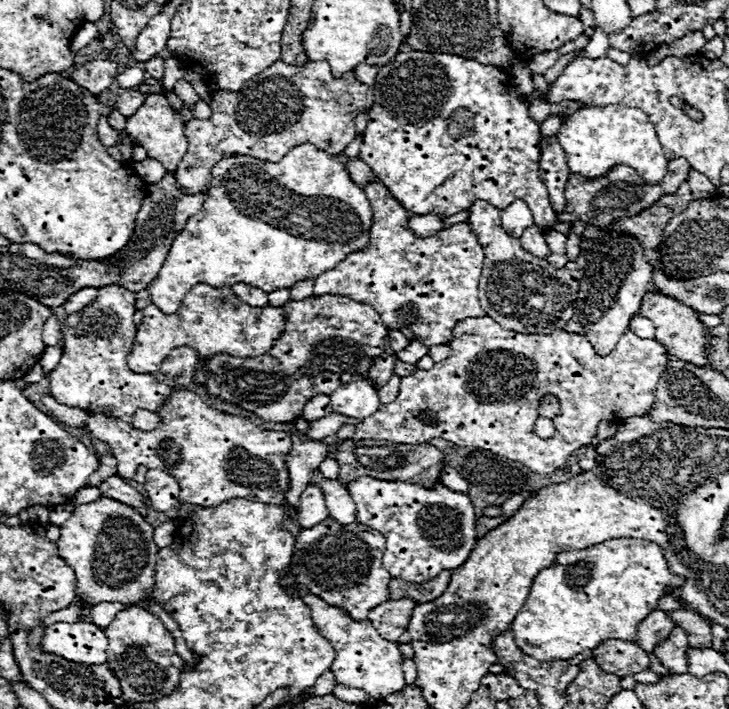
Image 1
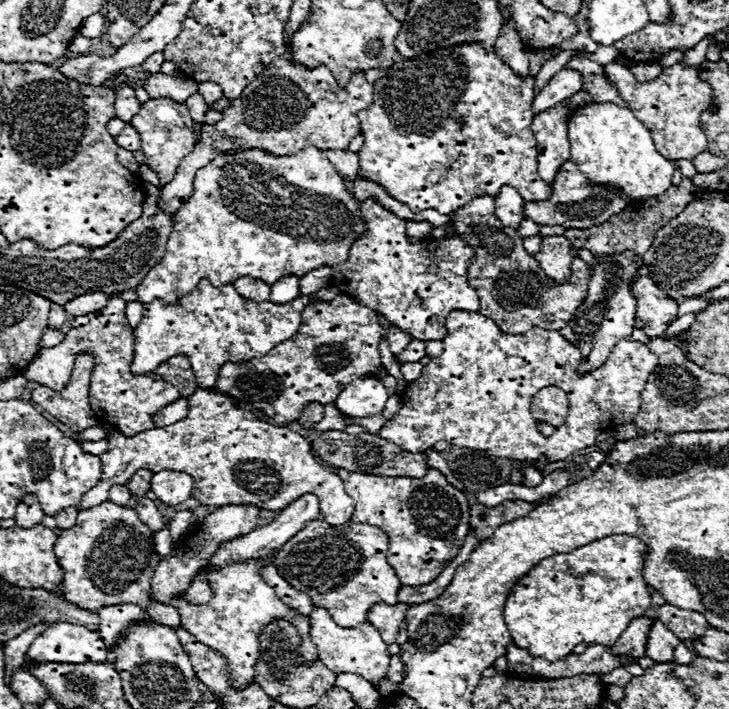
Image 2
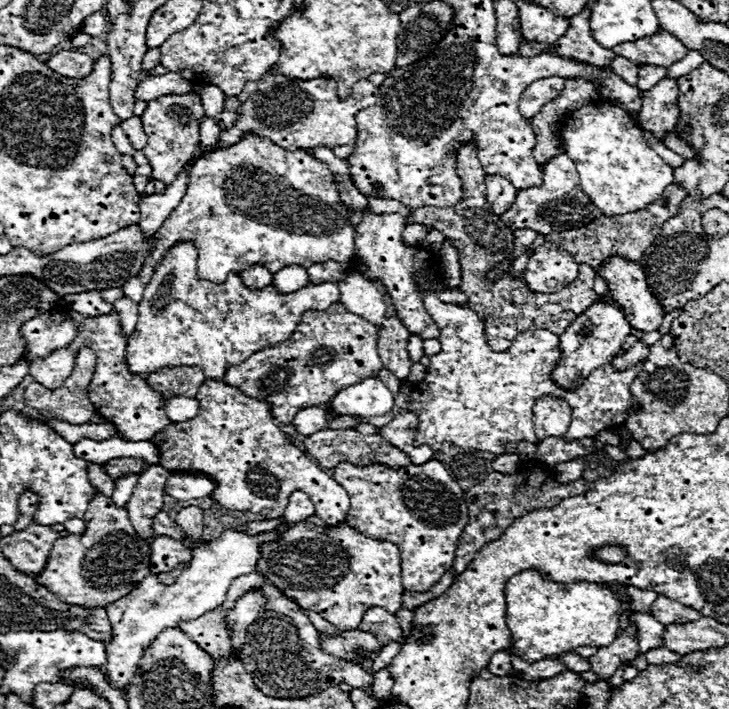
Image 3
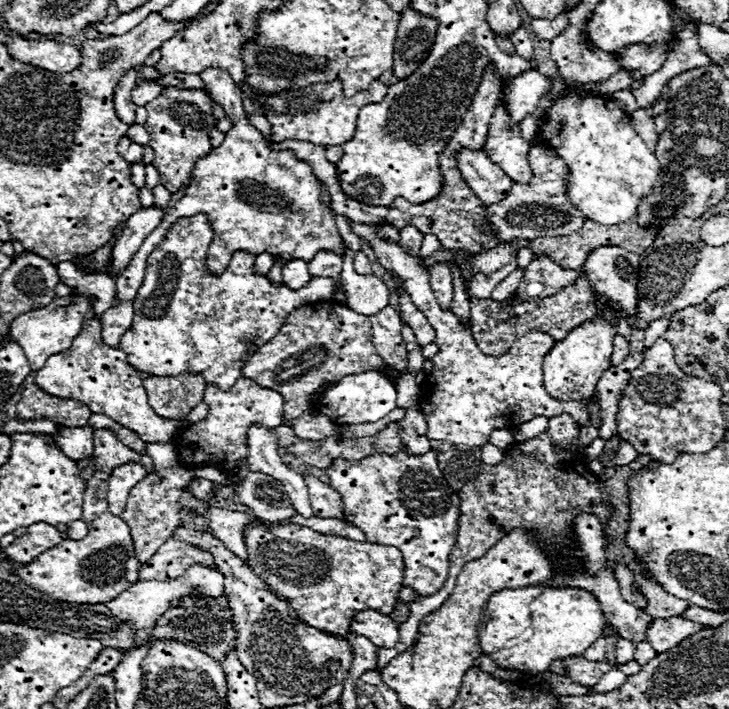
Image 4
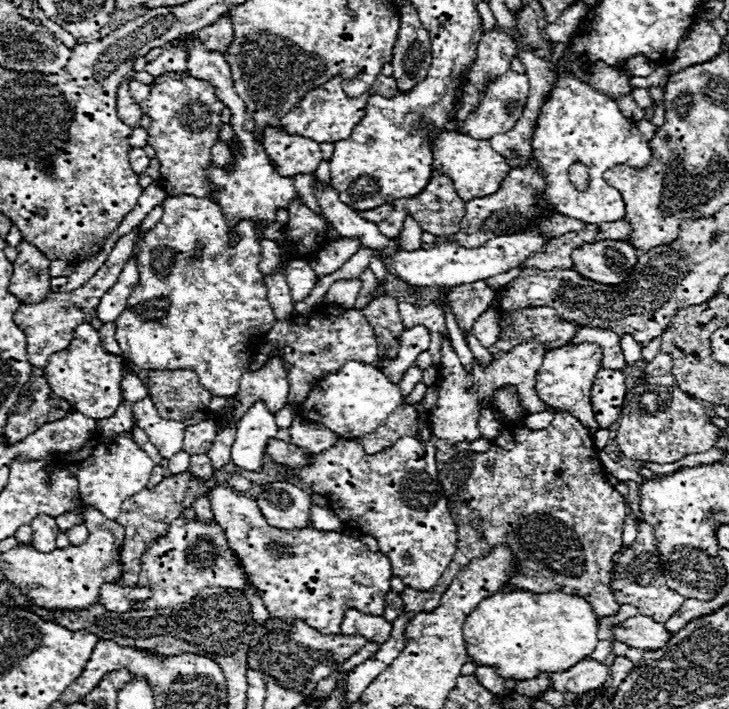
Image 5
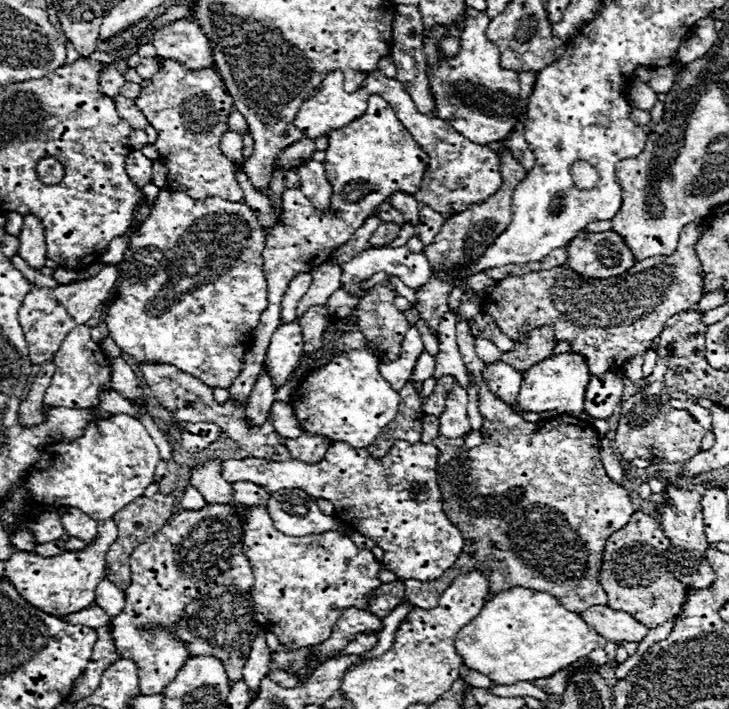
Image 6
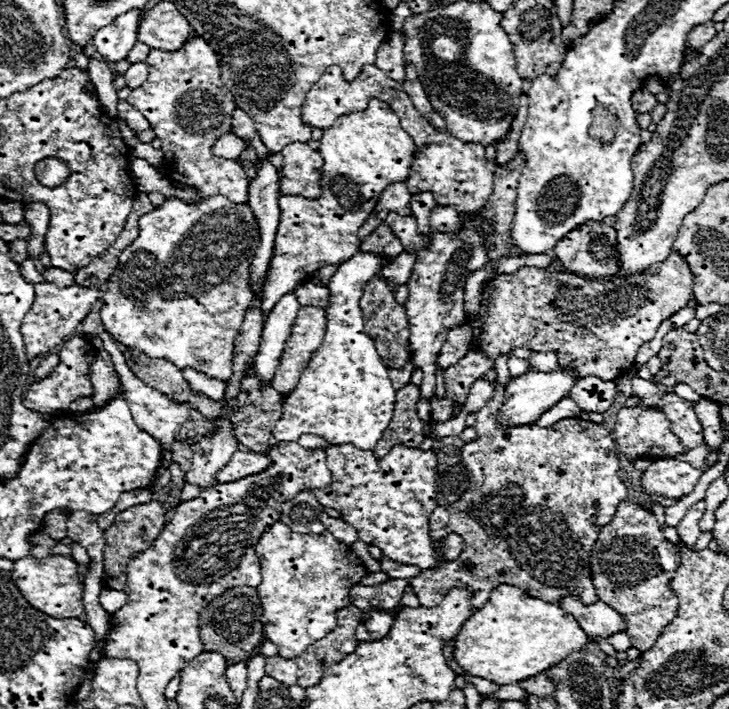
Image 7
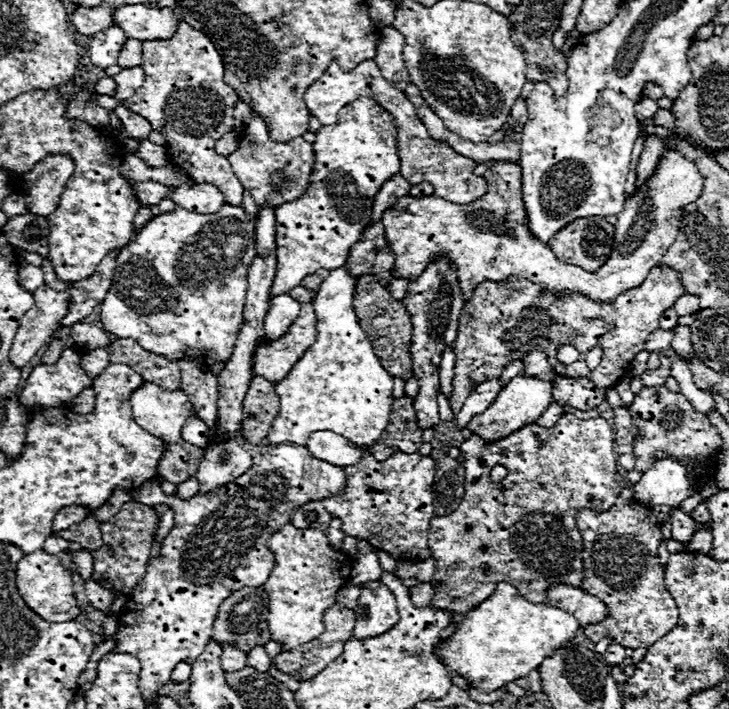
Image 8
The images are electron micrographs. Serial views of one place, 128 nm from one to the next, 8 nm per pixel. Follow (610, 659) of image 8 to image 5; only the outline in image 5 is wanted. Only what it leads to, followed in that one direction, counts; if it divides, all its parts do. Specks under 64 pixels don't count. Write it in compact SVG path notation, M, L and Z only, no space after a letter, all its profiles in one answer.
M530 590L496 592L466 618L466 650L478 666L492 666L502 678L530 680L542 672L564 672L598 644L596 614L582 596L564 592L534 594Z

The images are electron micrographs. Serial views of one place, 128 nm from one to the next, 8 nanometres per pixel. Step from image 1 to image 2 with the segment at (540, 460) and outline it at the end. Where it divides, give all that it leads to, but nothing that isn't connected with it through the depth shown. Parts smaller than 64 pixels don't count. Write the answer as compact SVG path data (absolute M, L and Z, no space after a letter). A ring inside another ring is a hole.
M454 310L446 318L446 338L442 342L444 342L444 354L440 358L430 360L430 364L422 368L422 376L406 384L402 392L400 412L392 420L386 420L378 432L380 438L398 444L402 450L424 452L432 448L438 440L446 440L454 446L484 450L494 456L510 460L538 462L540 456L546 456L548 462L560 462L566 460L576 450L594 446L596 436L608 430L610 424L614 428L632 422L642 404L644 384L658 366L658 356L650 352L646 344L626 338L614 346L612 354L602 366L586 374L578 374L578 366L582 362L580 348L568 342L558 330L532 328L516 336L504 334L494 324L492 318L464 310ZM544 386L558 386L566 390L566 396L570 400L566 424L556 428L550 437L544 437L538 432L530 412L532 396Z

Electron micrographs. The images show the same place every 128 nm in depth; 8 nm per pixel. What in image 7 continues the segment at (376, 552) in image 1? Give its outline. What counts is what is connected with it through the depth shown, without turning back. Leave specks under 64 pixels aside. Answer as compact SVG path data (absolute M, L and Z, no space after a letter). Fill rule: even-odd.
M222 418L220 422L216 422L216 426L220 428L220 432L202 438L198 444L190 446L194 456L192 456L192 466L186 472L184 480L186 484L196 484L202 490L214 488L218 484L216 474L224 468L224 464L228 464L230 456L238 450L238 442L236 438L232 438L230 420ZM276 522L268 528L266 534L260 536L256 544L256 554L260 558L260 574L264 582L256 588L262 604L262 622L266 640L274 642L280 650L282 658L296 658L302 654L312 642L324 638L328 632L336 628L336 612L344 606L352 606L350 588L360 584L362 576L368 574L364 562L354 554L348 544L340 544L330 532L322 534L296 534L288 530L282 522Z

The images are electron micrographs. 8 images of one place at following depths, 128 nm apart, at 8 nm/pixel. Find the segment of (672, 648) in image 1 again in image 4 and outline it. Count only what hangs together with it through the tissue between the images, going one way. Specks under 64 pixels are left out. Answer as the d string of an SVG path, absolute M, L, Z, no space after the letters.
M604 568L598 576L586 576L580 572L574 574L562 574L556 576L552 586L576 586L582 590L588 590L590 594L596 594L600 600L600 606L604 606L606 620L618 630L620 638L626 638L634 644L644 640L644 632L652 618L642 610L626 602L618 590L618 582L610 574L610 568Z

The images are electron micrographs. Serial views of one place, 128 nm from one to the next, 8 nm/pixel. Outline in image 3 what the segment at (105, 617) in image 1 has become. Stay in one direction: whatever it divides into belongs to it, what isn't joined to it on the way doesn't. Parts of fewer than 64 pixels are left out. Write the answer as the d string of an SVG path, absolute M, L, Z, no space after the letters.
M298 490L290 496L286 512L282 514L284 524L278 526L276 530L266 532L266 534L256 534L256 536L248 536L248 534L234 532L234 530L224 530L220 538L192 550L194 554L192 554L190 568L172 586L160 584L156 576L148 576L128 596L108 604L104 610L112 626L112 640L104 644L106 654L108 654L108 664L104 666L104 670L112 686L124 688L132 680L134 672L138 670L142 650L146 650L152 644L152 640L156 638L156 634L160 634L160 630L168 626L178 626L180 620L200 618L208 610L214 610L216 606L220 606L226 598L228 586L232 584L232 580L256 570L262 544L276 542L286 530L290 530L292 526L296 526L298 522L304 522L308 516L314 516L314 514L316 514L316 508L312 500L304 492Z

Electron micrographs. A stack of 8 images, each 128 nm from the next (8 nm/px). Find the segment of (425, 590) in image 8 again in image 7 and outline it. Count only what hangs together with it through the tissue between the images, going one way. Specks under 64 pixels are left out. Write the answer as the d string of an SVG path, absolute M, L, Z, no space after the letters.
M406 586L406 590L404 590L404 594L402 594L402 598L400 598L400 602L398 602L398 606L394 608L394 612L398 614L400 612L400 608L406 608L406 606L420 606L420 602L418 602L418 598L416 598L416 594L412 592L412 588L410 586Z

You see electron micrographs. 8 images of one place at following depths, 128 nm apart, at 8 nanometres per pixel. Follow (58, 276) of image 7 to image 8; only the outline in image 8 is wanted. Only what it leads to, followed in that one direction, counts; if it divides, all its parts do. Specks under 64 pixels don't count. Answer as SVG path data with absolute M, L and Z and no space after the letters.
M44 260L44 264L42 264L42 272L44 272L44 284L48 288L52 288L52 290L66 290L70 286L68 282L58 280L58 276L56 276L56 272L54 272L54 268L52 268L52 264L48 260Z

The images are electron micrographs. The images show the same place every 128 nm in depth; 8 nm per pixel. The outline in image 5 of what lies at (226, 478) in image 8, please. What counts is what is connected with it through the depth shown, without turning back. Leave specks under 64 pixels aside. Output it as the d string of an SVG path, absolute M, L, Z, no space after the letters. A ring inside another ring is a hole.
M404 436L392 448L378 454L364 454L360 442L336 442L330 450L316 454L314 464L296 474L326 496L334 512L342 512L342 522L358 532L376 538L380 550L392 558L392 572L406 586L432 590L452 562L458 534L452 520L446 492L438 480L436 448L432 442L418 442ZM206 454L191 455L188 470L197 478L210 478L213 476L212 465Z

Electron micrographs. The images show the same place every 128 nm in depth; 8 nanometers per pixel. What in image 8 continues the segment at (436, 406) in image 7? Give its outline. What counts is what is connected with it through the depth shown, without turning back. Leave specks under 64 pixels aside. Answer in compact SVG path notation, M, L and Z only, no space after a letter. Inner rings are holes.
M654 266L640 286L630 288L608 302L594 302L582 294L554 296L520 276L510 276L504 282L482 282L474 296L464 304L458 338L454 342L456 364L450 398L452 412L460 412L472 390L472 382L480 384L498 378L510 360L522 360L524 354L532 350L546 352L550 364L560 376L592 378L596 386L614 386L616 380L628 374L634 356L646 348L648 336L658 330L662 312L672 308L682 294L686 294L686 288L682 286L680 274L670 266ZM564 344L570 344L580 352L576 364L560 364L556 360L556 352ZM594 346L600 346L604 352L602 364L588 370L584 356Z

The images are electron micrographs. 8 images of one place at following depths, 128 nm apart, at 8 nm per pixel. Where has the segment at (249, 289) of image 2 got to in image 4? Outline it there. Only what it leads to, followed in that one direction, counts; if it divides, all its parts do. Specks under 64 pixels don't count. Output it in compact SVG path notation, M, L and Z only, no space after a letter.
M264 252L264 254L256 256L256 260L254 260L254 272L256 272L256 274L268 276L270 268L272 268L272 256L270 256L268 252Z

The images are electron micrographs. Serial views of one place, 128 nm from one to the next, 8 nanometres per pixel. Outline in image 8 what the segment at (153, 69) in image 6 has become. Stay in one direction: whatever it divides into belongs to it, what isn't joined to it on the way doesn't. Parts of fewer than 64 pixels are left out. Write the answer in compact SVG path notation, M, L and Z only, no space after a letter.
M134 66L134 68L122 68L120 74L114 76L116 84L118 84L118 90L116 90L116 98L118 100L126 100L130 98L144 82L144 72L140 66Z

